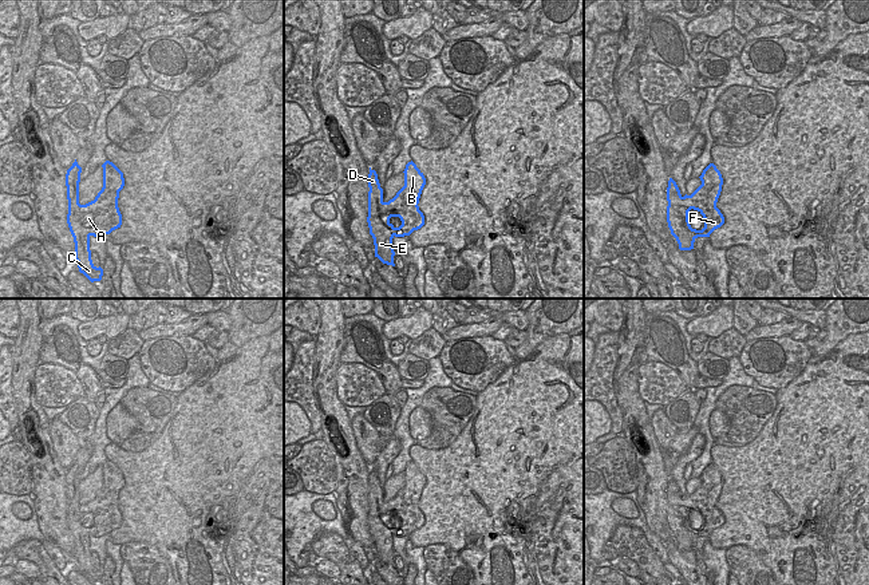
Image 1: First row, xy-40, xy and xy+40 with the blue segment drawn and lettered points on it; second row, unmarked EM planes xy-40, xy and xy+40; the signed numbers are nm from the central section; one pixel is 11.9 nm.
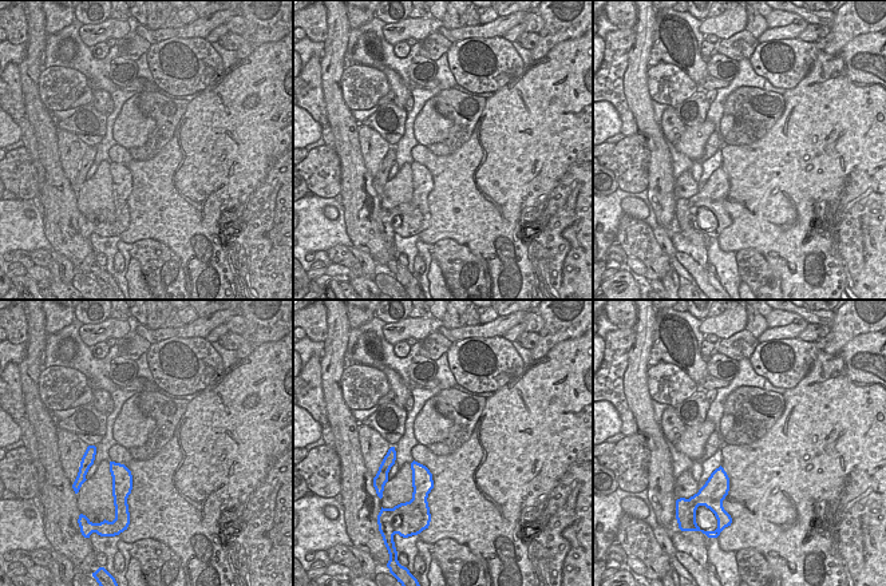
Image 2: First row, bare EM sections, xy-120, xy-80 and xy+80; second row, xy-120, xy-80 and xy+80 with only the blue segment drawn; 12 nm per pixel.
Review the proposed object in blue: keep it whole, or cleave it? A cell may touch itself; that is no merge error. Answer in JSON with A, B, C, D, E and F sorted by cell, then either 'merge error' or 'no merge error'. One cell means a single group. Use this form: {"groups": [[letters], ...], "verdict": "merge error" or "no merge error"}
{"groups": [["A", "B", "F"], ["C", "D", "E"]], "verdict": "merge error"}

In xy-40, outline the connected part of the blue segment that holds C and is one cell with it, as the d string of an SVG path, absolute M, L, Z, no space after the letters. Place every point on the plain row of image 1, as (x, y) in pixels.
M76 459L66 474L68 514L67 523L75 542L75 560L78 561L79 572L83 573L91 582L100 581L103 569L96 568L91 560L90 534L83 526L83 515L79 513L82 505L79 503L79 482L82 467Z

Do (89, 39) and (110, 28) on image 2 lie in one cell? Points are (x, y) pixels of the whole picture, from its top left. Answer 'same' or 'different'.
same

